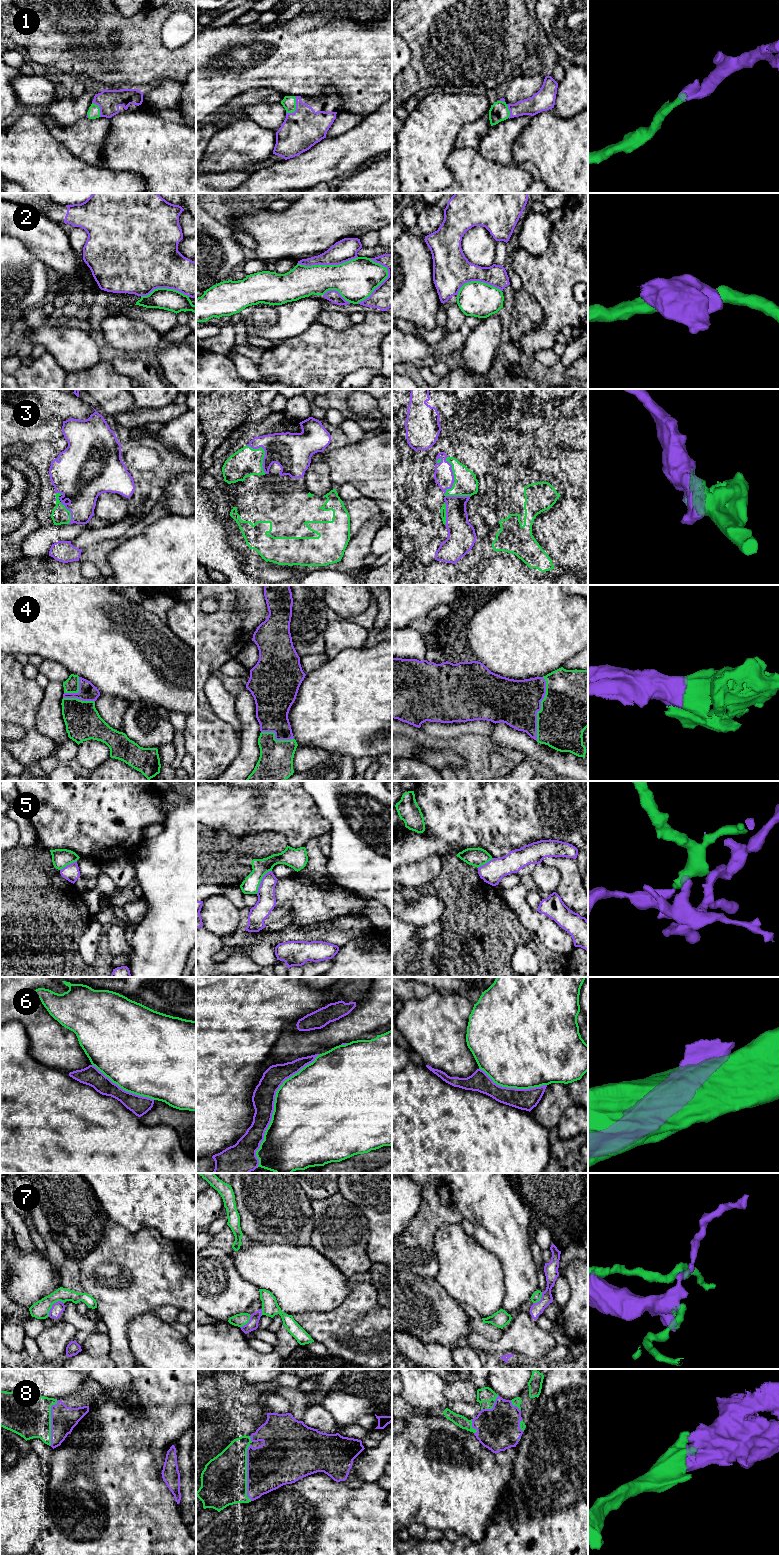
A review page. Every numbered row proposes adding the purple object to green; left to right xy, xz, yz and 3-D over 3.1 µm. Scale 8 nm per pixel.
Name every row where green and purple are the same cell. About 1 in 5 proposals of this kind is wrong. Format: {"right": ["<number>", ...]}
{"right": ["1", "3", "4", "8"]}

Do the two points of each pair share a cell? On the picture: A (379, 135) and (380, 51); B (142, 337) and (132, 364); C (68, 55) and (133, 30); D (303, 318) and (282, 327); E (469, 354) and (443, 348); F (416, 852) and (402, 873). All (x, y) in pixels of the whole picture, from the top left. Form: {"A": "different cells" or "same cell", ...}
{"A": "different cells", "B": "different cells", "C": "same cell", "D": "same cell", "E": "different cells", "F": "different cells"}

